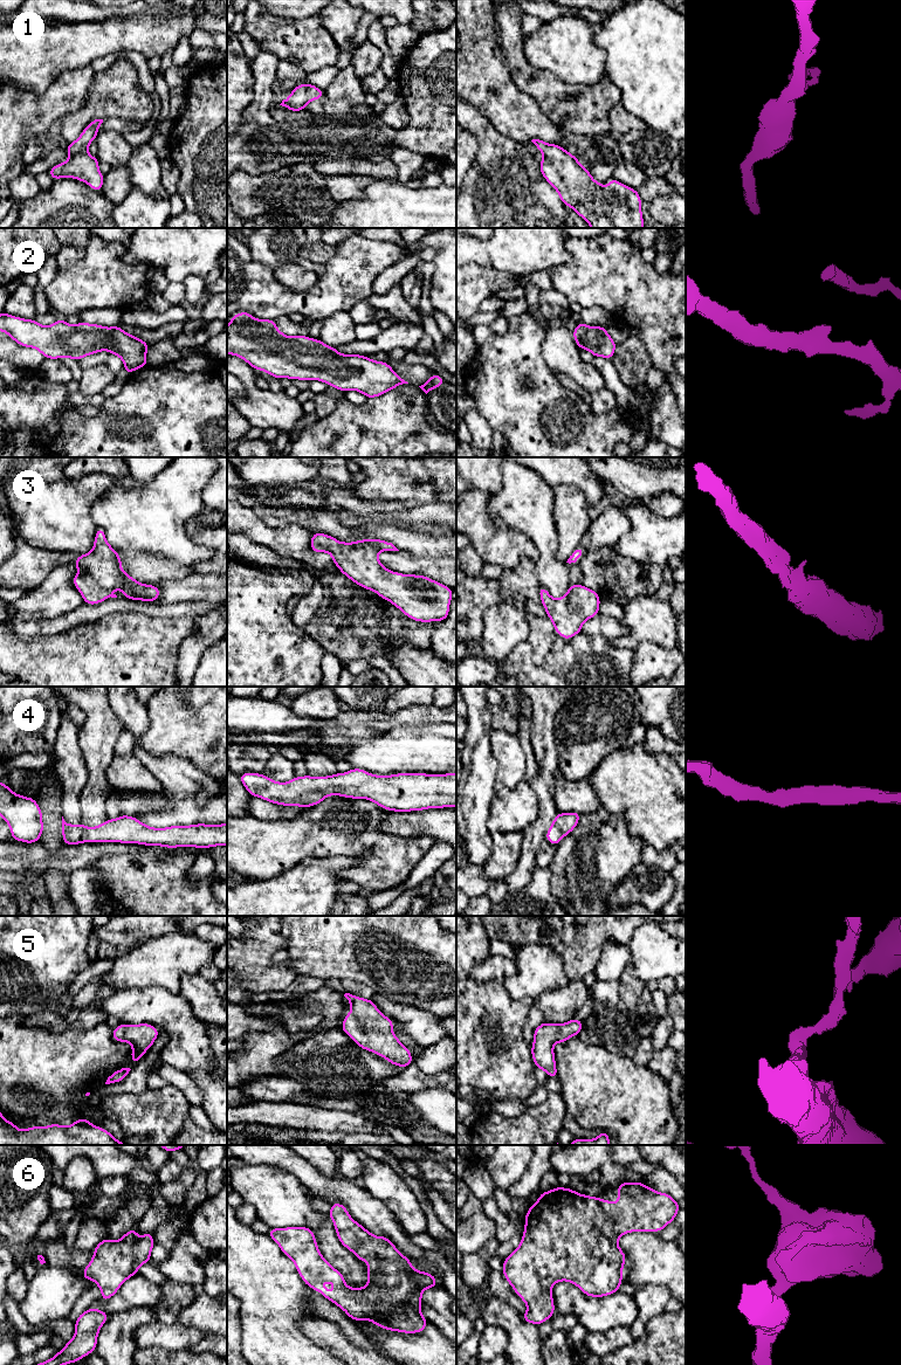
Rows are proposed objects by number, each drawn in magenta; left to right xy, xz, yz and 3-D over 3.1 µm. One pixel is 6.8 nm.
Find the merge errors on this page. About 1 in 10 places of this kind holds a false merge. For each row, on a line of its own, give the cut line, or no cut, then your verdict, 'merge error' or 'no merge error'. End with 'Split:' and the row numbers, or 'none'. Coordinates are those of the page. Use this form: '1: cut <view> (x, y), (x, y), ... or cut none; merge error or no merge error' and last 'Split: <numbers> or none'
1: cut none; no merge error
2: cut none; no merge error
3: cut none; no merge error
4: cut none; no merge error
5: cut none; no merge error
6: cut none; no merge error
Split: none

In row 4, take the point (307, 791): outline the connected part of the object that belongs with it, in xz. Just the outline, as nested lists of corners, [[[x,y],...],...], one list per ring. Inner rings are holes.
[[[351,768],[323,778],[295,775],[287,783],[252,772],[242,773],[239,778],[252,797],[282,806],[307,808],[321,804],[326,797],[341,795],[367,799],[393,812],[456,807],[456,773],[377,775]]]

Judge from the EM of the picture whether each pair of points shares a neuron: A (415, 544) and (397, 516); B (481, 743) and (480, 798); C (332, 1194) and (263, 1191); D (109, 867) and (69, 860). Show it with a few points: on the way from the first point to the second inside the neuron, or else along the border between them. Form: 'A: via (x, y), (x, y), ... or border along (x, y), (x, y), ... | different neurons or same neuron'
A: via (408, 537), (401, 530), (401, 523) | same neuron
B: via (480, 757), (480, 784) | same neuron
C: border along (290, 1173), (311, 1198) | different neurons
D: border along (119, 854), (103, 855), (93, 866) | different neurons

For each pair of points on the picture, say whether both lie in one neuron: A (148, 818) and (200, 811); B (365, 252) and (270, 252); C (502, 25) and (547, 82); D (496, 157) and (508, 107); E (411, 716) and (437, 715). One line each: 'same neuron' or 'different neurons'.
A: same neuron
B: different neurons
C: same neuron
D: different neurons
E: same neuron

